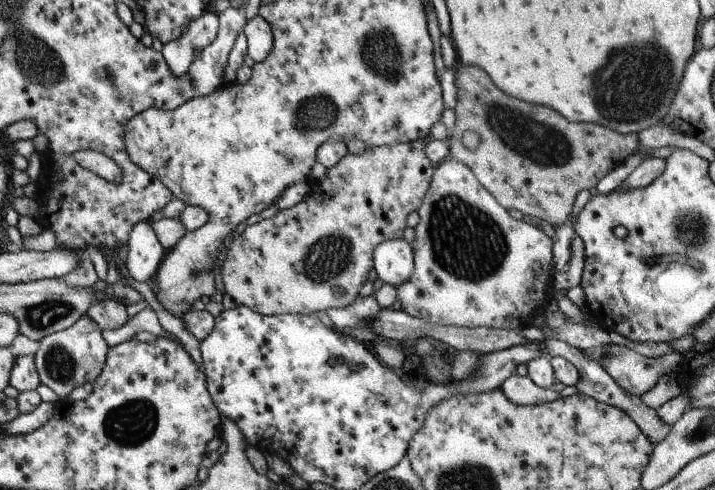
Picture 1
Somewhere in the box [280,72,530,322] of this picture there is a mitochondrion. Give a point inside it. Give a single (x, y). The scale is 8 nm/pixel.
(464, 240)

